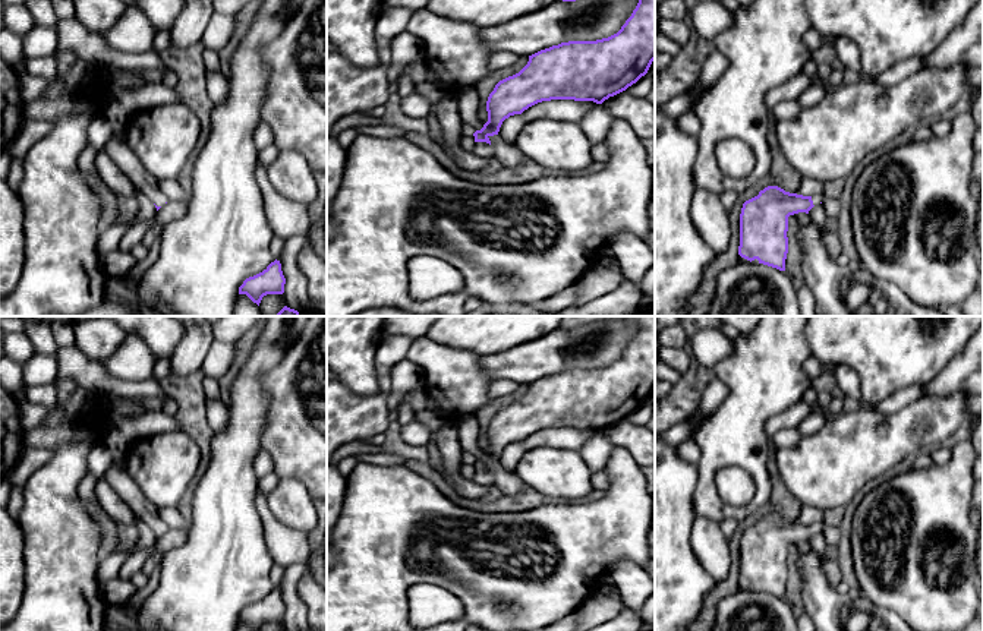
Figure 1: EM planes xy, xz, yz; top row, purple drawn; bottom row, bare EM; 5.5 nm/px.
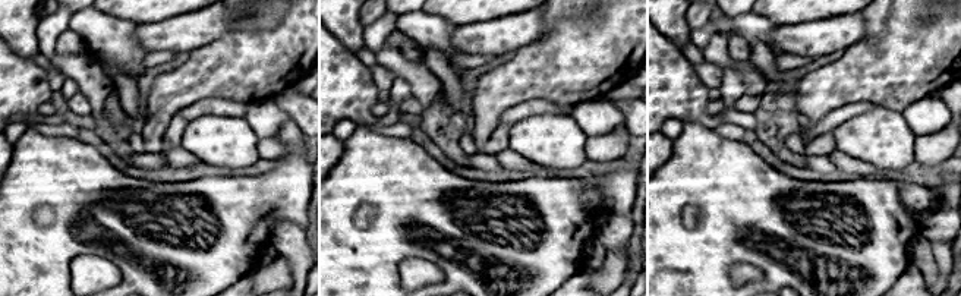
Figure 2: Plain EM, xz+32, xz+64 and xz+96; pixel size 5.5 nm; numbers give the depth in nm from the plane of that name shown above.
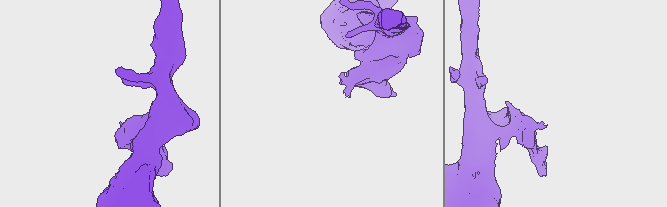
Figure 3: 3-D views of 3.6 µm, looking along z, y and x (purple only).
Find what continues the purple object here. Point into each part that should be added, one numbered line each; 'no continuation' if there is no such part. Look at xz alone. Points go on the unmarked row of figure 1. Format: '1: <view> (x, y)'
1: xz (482, 478)

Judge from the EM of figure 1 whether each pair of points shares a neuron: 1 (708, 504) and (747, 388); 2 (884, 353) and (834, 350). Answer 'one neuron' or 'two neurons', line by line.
1: one neuron
2: one neuron

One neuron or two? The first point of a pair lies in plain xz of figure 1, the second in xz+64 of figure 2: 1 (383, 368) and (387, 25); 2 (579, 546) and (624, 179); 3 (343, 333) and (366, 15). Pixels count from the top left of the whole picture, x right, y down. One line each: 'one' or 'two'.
1: one
2: one
3: two

